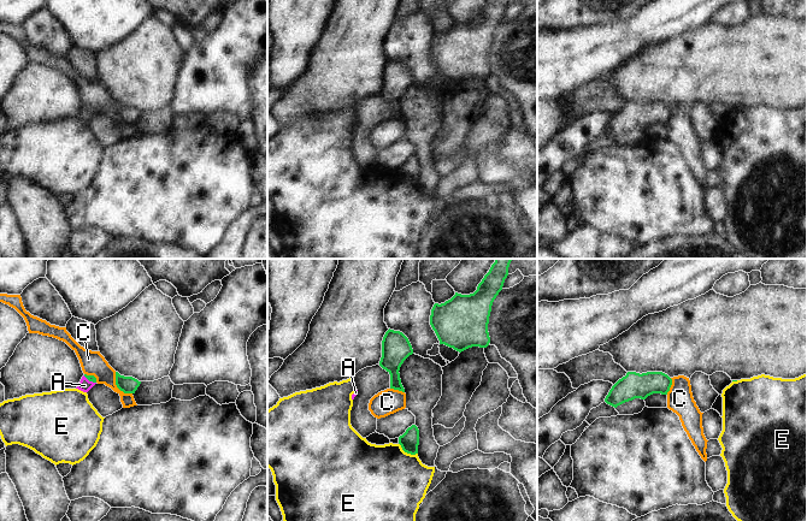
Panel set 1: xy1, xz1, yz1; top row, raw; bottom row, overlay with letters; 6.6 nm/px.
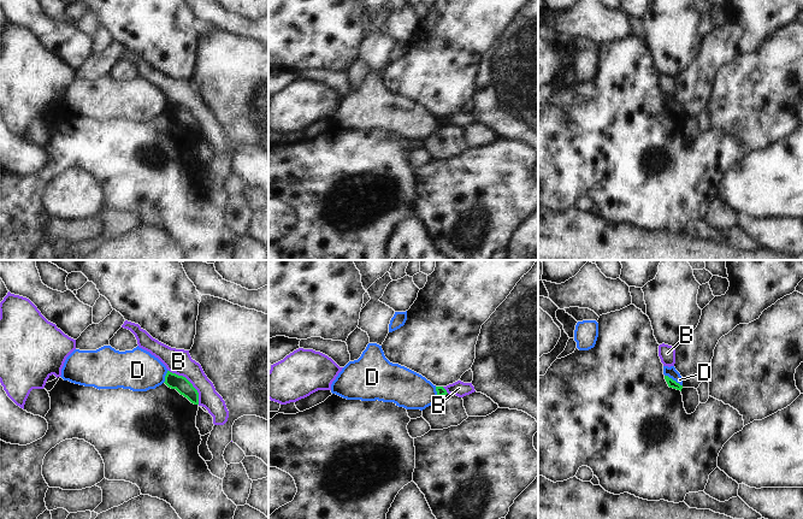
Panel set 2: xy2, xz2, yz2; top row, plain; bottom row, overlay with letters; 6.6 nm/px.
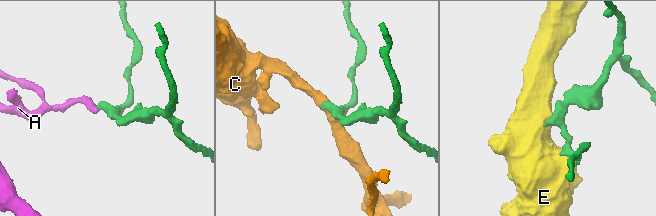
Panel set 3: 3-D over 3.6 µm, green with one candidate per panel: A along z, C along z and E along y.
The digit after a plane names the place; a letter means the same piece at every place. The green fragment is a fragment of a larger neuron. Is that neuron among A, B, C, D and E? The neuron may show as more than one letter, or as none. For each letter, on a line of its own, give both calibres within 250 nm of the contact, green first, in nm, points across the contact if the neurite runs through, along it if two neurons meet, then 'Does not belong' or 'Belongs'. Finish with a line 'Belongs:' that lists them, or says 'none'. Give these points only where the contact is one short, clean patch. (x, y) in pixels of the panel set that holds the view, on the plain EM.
A: Thickness 50 nm (green) against 90 nm. Path across: xy1 (90, 108), (89, 111), (84, 116). Belongs
B: Thickness 100 nm (green) against 170 nm. Boundary: xy2 (169, 100), (182, 105), (192, 114), (198, 123), (199, 134). Does not belong
C: Thickness 110 nm (green) against 160 nm. Boundary: xy1 (115, 102), (115, 114), (124, 123), (131, 124). Does not belong
D: Thickness 50 nm (green) against 70 nm. Boundary: yz2 (665, 105), (682, 116). Does not belong
E: Thickness 130 nm (green) against 500 nm. Boundary: xz1 (399, 173), (405, 182), (417, 184). Does not belong
Belongs: A

